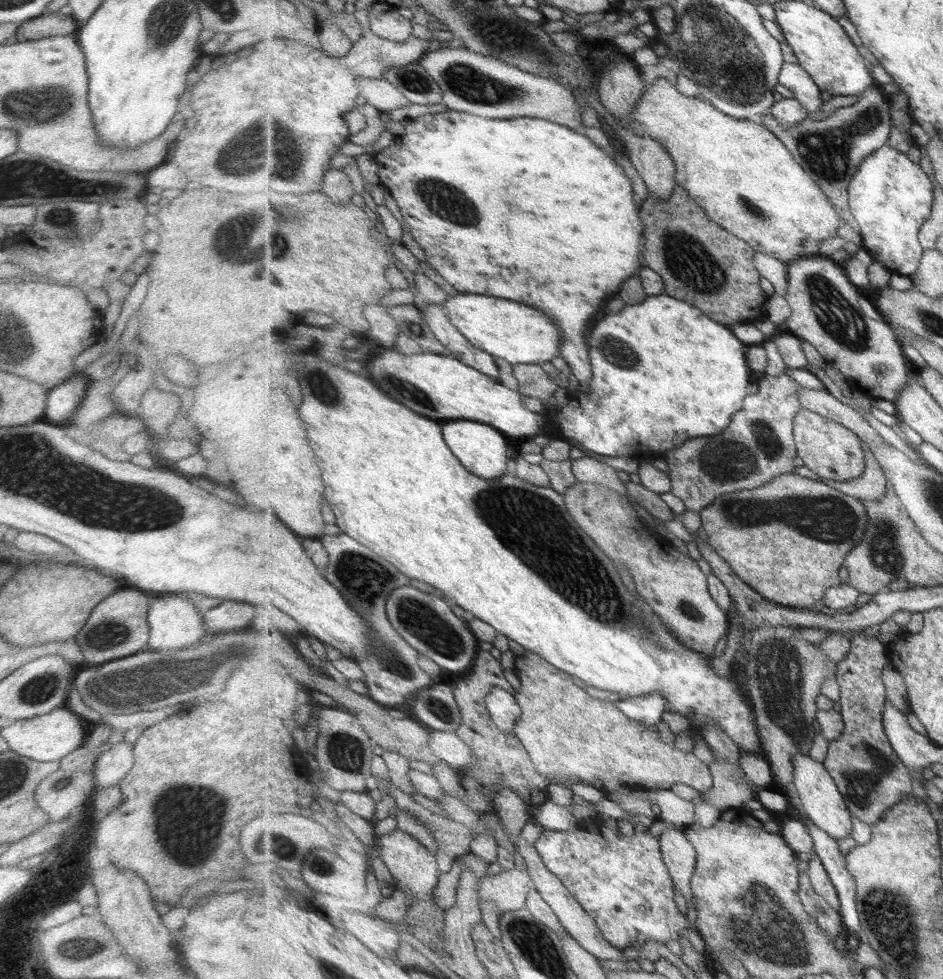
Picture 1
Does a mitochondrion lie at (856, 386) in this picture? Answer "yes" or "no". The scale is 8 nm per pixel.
no

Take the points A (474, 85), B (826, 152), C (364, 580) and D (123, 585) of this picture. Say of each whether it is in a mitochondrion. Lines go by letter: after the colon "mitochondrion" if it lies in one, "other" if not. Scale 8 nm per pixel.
A: mitochondrion
B: mitochondrion
C: mitochondrion
D: other

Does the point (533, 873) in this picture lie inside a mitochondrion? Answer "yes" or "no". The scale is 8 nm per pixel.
no

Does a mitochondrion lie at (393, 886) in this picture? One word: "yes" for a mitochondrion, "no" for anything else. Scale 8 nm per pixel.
no

